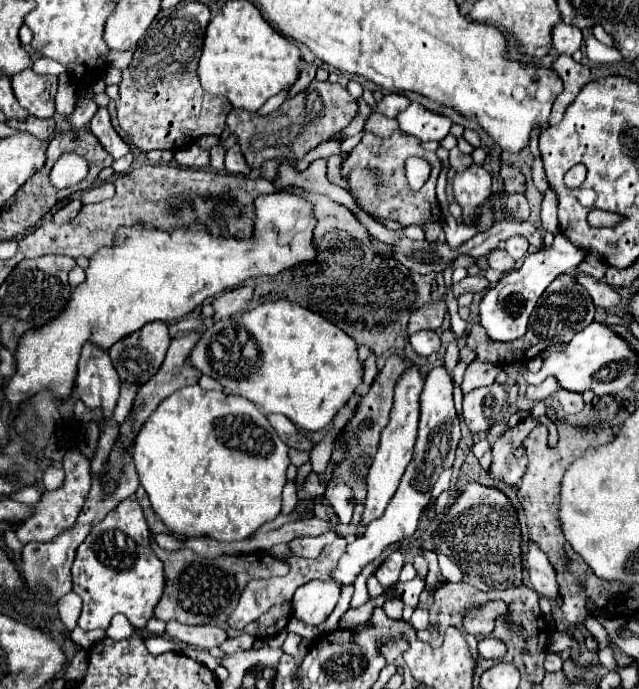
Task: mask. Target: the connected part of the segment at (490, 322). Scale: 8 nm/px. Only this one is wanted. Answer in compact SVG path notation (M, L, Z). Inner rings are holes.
M558 234L554 238L552 246L544 246L538 252L528 254L524 258L524 264L506 272L502 276L502 280L484 294L484 298L480 302L480 324L482 324L482 328L488 332L490 338L500 340L500 342L510 342L510 340L522 338L528 330L530 314L532 314L538 298L542 296L542 292L560 274L574 272L576 266L584 258L586 258L586 250L580 250L580 248L572 246L572 242L562 234Z

